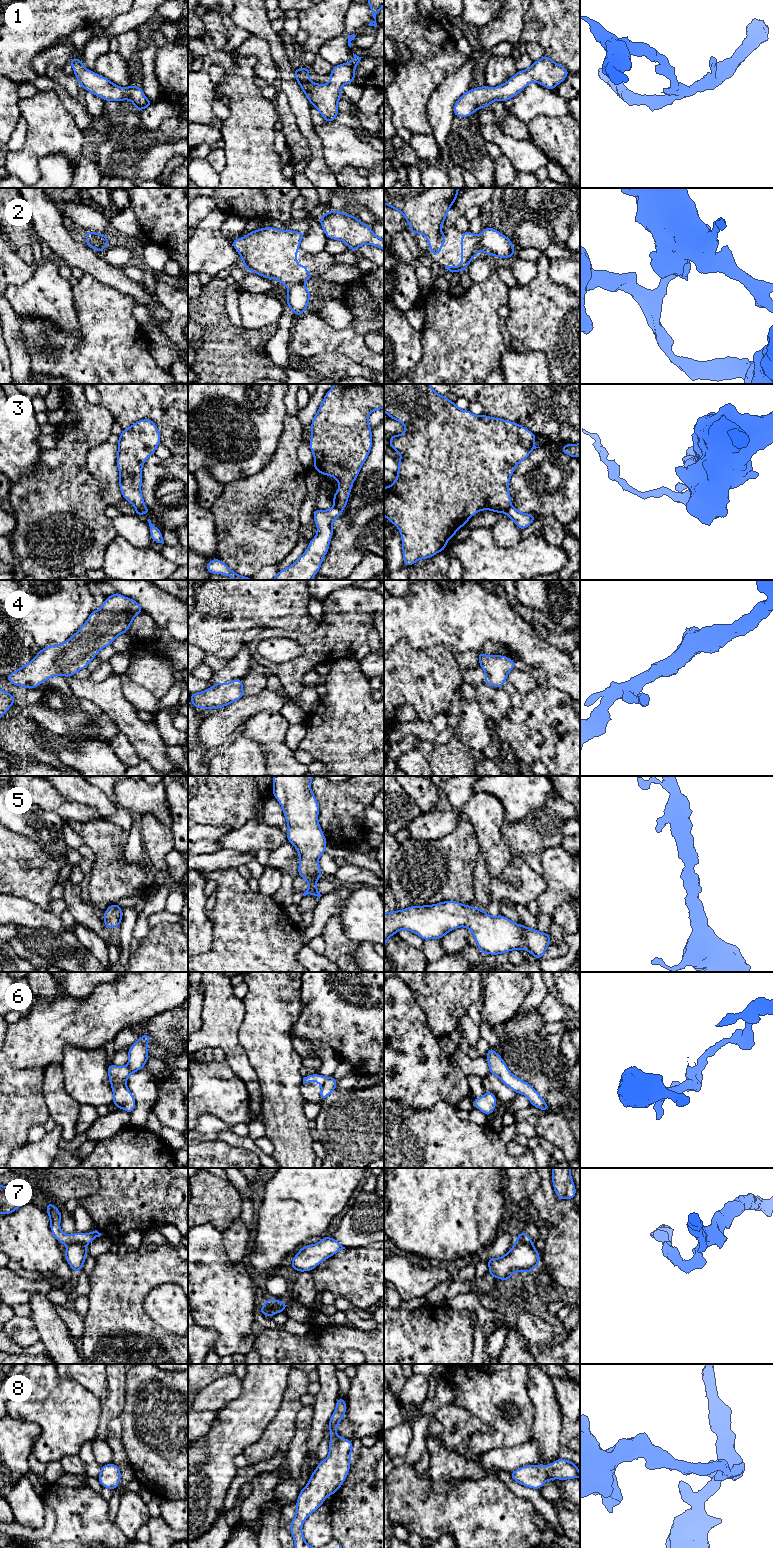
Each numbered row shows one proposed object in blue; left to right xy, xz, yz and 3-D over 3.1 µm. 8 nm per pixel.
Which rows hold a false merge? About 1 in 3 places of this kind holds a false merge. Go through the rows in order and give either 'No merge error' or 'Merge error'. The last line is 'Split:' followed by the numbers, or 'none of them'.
1: No merge error
2: Merge error
3: Merge error
4: No merge error
5: No merge error
6: Merge error
7: Merge error
8: No merge error
Split: 2, 3, 6, 7

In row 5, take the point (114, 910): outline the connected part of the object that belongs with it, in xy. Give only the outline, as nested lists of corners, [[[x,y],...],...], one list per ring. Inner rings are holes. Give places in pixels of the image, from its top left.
[[[116,903],[111,904],[104,912],[103,922],[106,927],[113,929],[121,924],[123,909]]]

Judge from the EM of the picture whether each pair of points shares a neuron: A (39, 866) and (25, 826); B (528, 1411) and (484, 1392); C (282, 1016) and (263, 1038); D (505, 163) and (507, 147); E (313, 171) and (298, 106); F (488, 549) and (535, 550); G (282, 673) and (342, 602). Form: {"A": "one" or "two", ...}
{"A": "two", "B": "one", "C": "one", "D": "two", "E": "one", "F": "one", "G": "one"}

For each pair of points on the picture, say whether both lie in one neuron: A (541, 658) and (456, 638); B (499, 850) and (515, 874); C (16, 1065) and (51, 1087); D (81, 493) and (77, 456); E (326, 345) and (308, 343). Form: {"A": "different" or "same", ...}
{"A": "same", "B": "different", "C": "different", "D": "same", "E": "same"}

